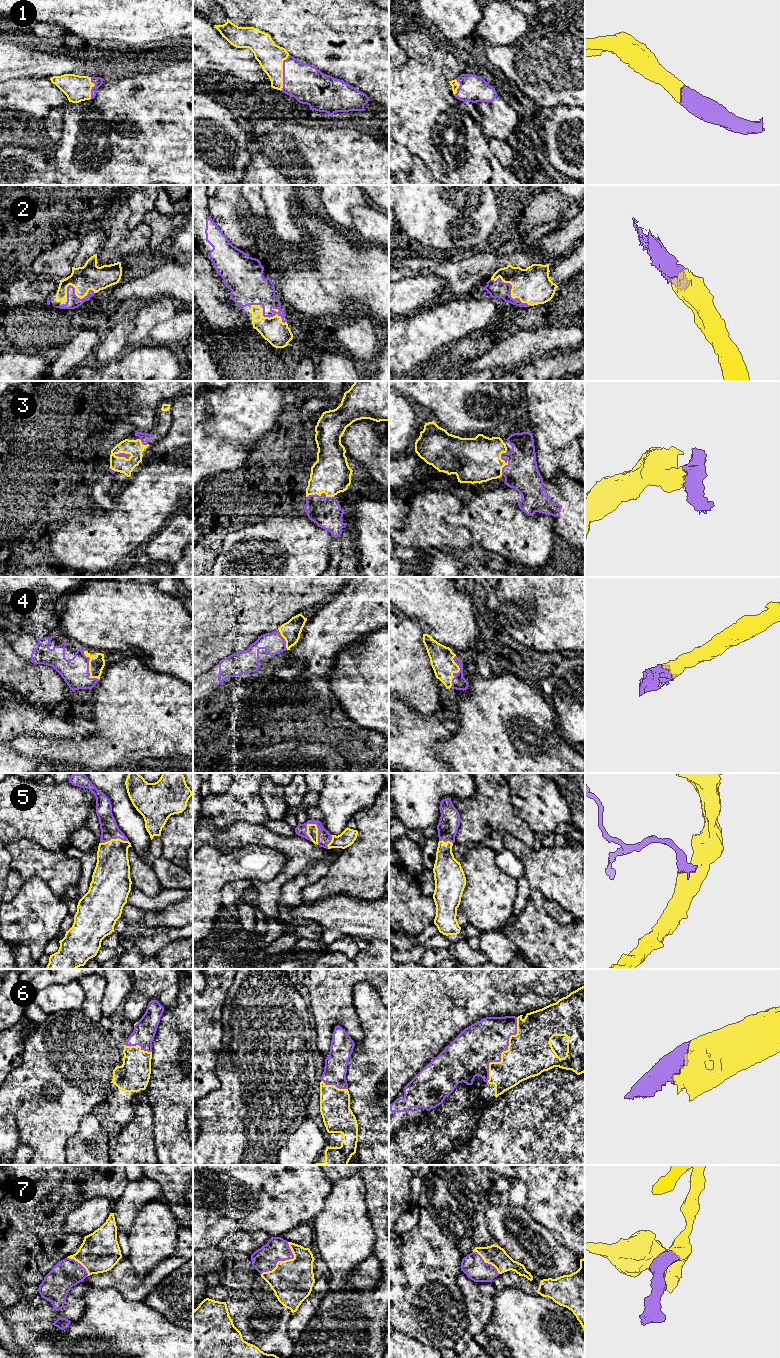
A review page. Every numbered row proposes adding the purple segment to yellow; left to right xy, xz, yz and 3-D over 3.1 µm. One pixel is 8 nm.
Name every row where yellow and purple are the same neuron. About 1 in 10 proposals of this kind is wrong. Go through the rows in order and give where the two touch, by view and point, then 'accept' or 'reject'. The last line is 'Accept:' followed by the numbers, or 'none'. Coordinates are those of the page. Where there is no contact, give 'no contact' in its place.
1: xz (282, 73) | accept
2: xz (271, 317) | accept
3: yz (504, 462) | accept
4: xy (89, 668) | accept
5: xz (317, 831) | accept
6: yz (502, 1052) | accept
7: xz (283, 1261) | accept
Accept: 1, 2, 3, 4, 5, 6, 7

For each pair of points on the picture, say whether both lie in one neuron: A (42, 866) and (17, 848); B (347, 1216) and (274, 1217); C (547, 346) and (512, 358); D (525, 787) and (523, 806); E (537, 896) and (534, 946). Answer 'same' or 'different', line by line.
A: same
B: different
C: same
D: same
E: same

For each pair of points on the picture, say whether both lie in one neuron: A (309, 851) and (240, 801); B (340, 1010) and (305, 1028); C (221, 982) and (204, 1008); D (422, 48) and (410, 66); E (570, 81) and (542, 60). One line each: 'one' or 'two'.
A: two
B: two
C: one
D: two
E: one

